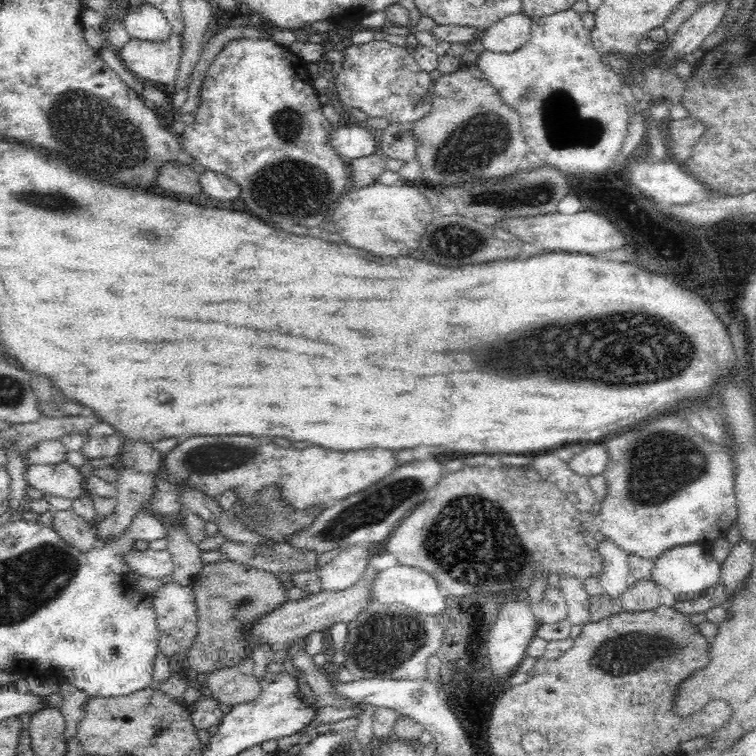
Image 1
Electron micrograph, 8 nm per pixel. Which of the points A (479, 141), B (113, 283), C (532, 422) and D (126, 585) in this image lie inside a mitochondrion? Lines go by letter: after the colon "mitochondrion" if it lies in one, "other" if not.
A: mitochondrion
B: other
C: other
D: other

